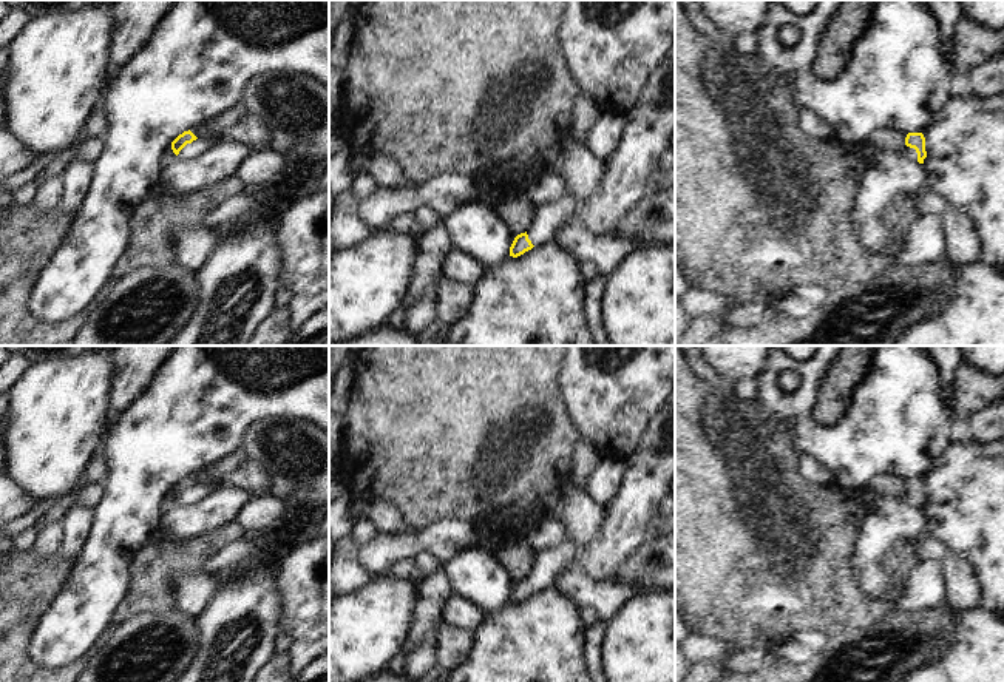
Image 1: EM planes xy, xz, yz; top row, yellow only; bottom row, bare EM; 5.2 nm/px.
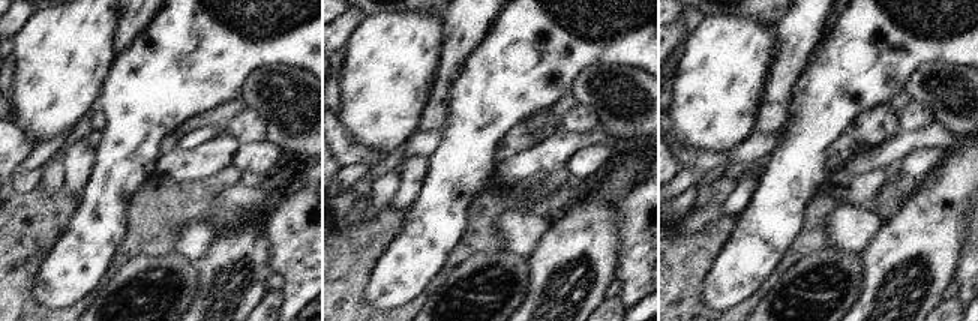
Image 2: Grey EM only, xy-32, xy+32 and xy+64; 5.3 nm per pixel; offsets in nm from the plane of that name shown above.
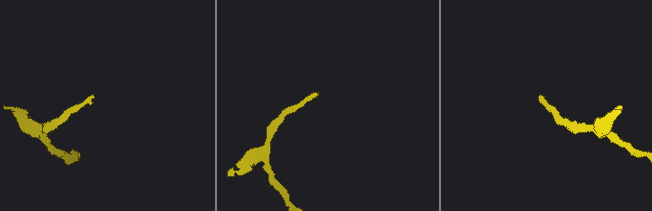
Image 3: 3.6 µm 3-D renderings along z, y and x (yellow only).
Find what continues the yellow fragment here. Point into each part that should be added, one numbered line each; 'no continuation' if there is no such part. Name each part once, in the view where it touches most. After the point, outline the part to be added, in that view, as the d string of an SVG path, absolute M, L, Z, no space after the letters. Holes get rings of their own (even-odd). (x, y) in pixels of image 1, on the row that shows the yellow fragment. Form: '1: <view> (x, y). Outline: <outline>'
1: xy (193, 150). Outline: M212 134L209 137L198 137L192 143L187 143L178 154L178 159L185 162L190 159L199 157L202 153L210 150L213 145L216 145L222 137L218 134Z

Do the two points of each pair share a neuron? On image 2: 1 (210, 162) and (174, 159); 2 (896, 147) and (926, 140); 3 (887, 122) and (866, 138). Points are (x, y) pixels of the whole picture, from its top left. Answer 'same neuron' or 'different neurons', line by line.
1: same neuron
2: same neuron
3: same neuron

